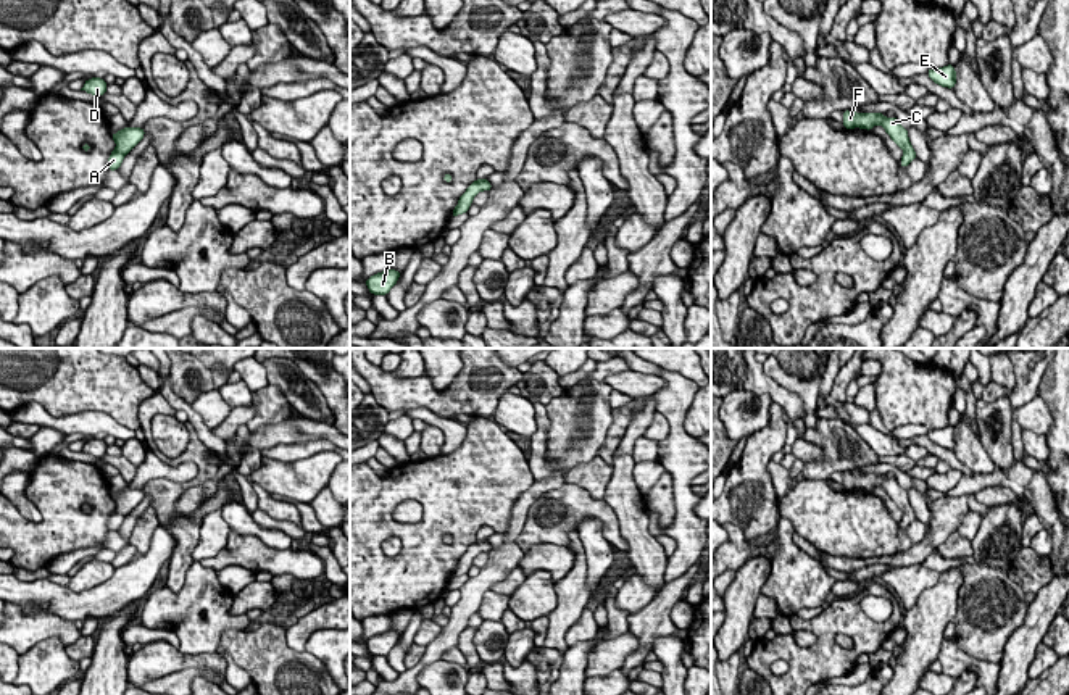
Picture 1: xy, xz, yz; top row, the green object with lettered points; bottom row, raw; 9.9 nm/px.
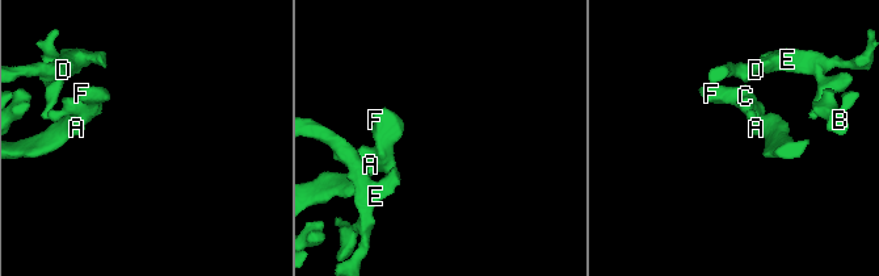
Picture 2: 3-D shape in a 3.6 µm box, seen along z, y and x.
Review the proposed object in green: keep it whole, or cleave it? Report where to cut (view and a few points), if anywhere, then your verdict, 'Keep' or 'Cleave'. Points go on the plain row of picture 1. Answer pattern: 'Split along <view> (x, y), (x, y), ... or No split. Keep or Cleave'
No split. Keep

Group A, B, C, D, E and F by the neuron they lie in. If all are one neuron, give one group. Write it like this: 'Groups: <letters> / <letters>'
Groups: A B C D E F

